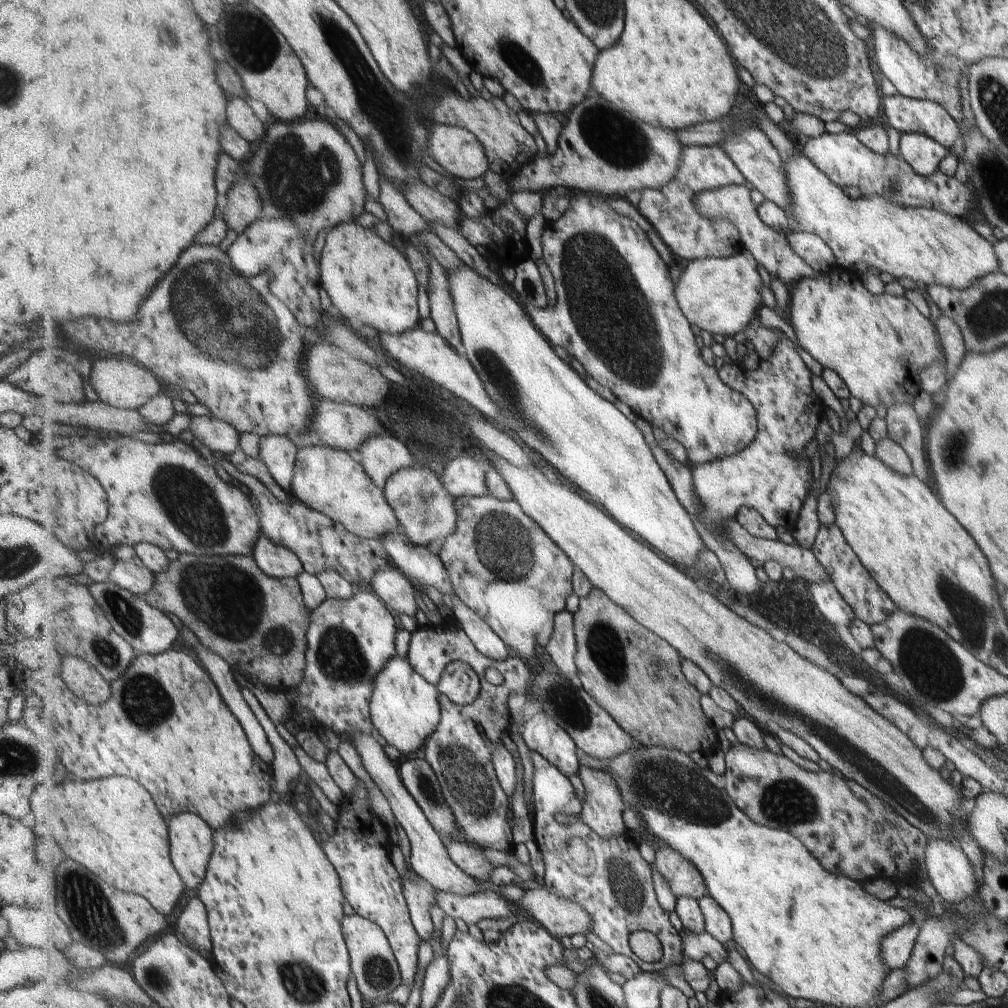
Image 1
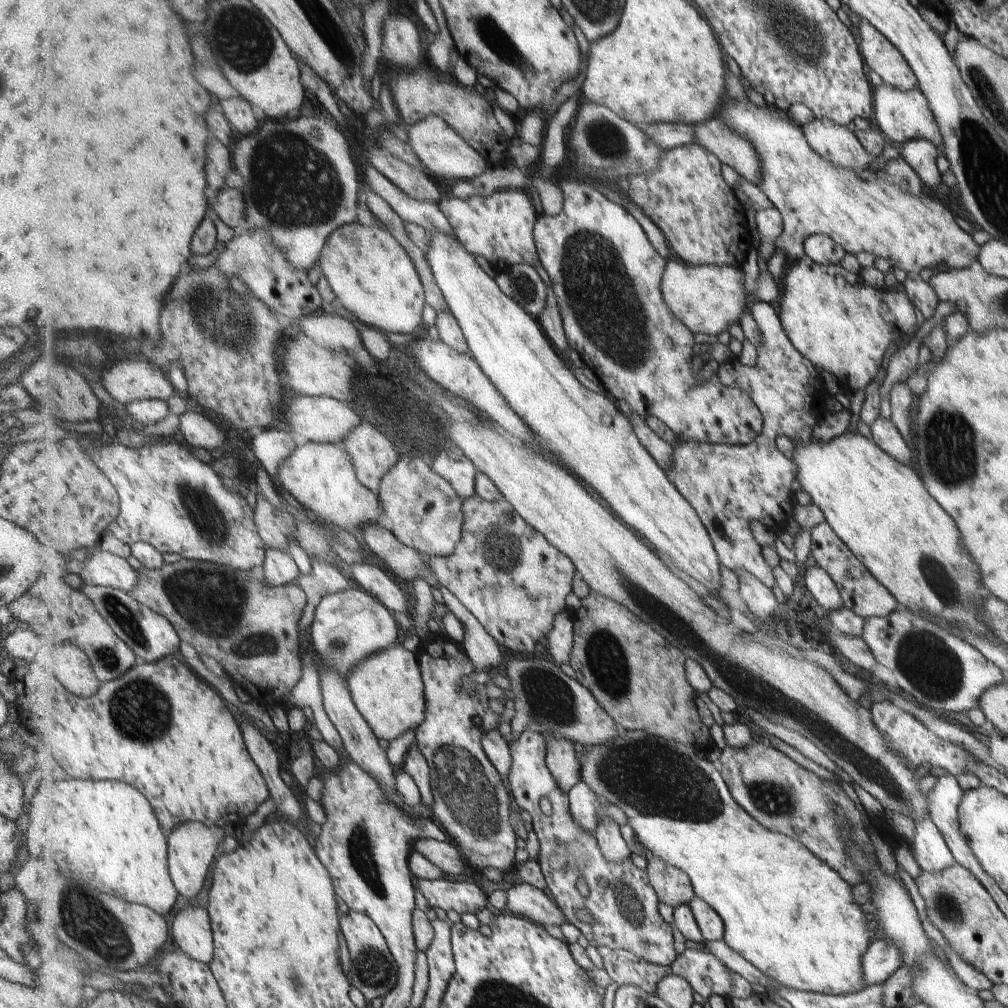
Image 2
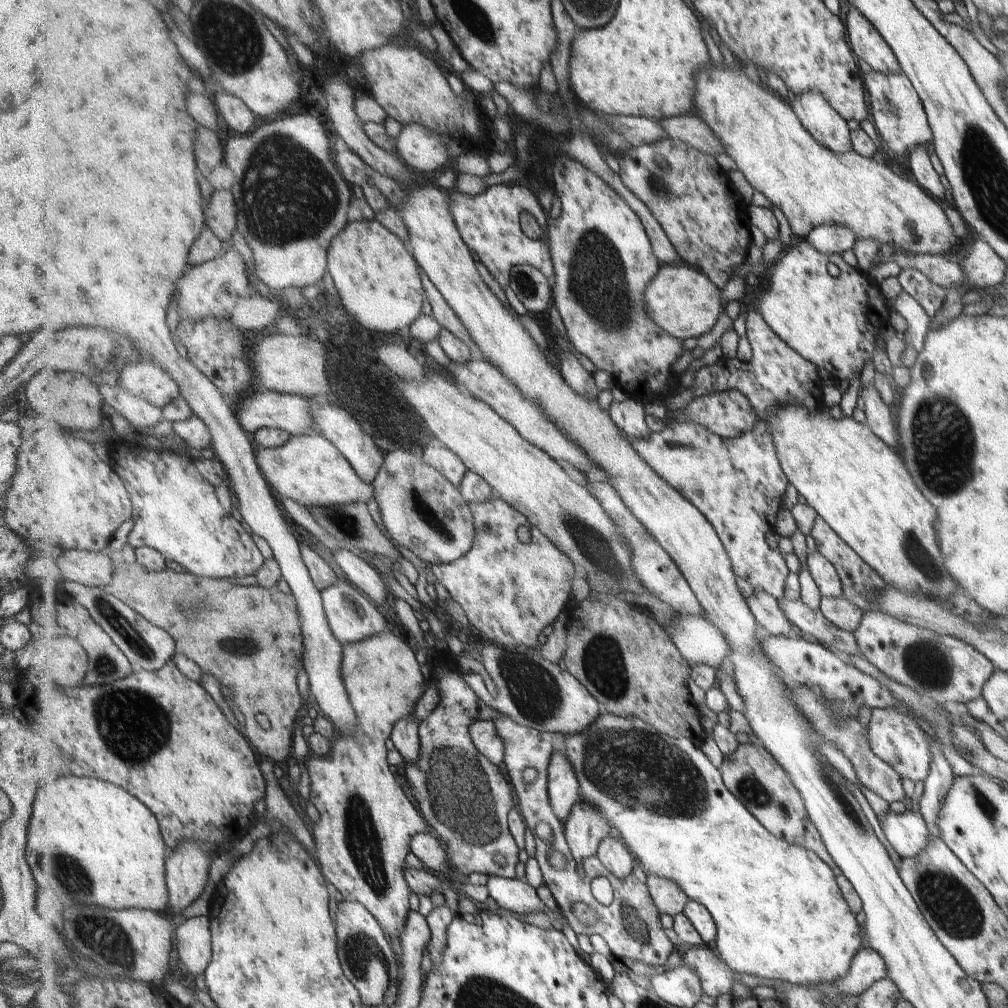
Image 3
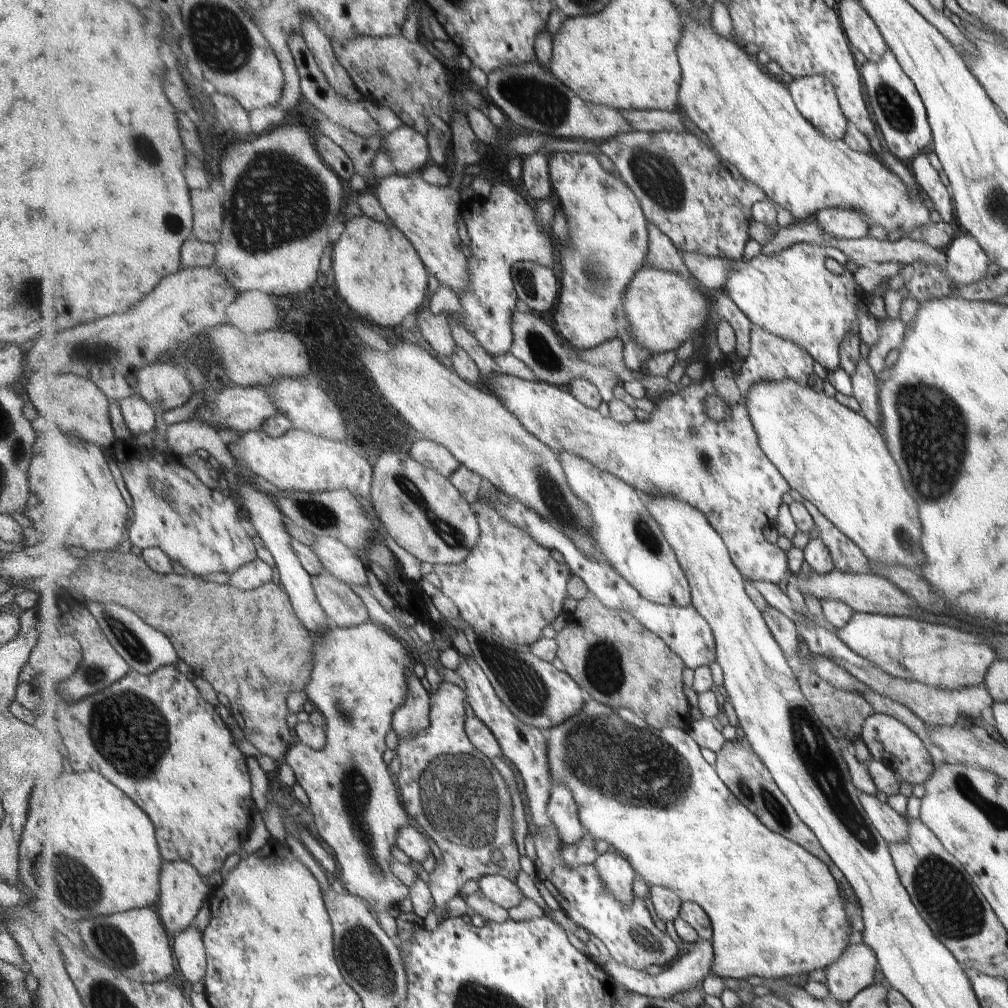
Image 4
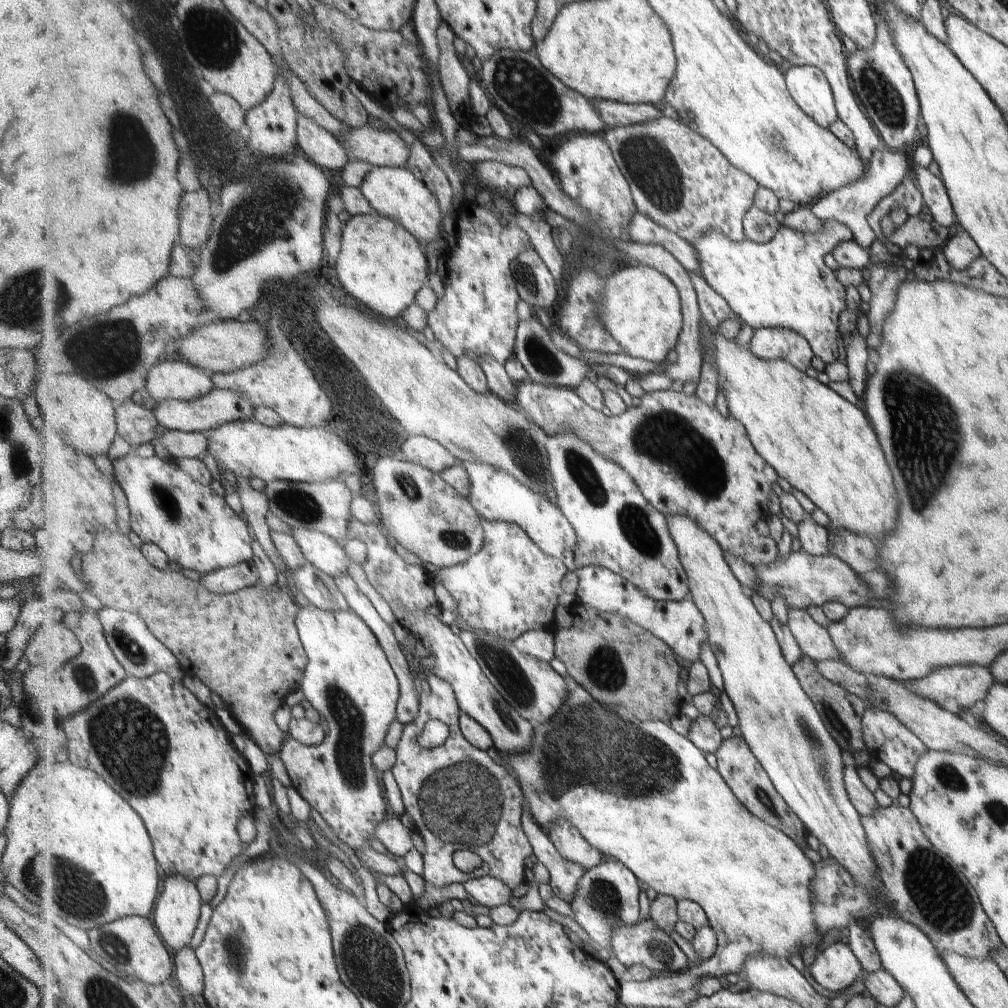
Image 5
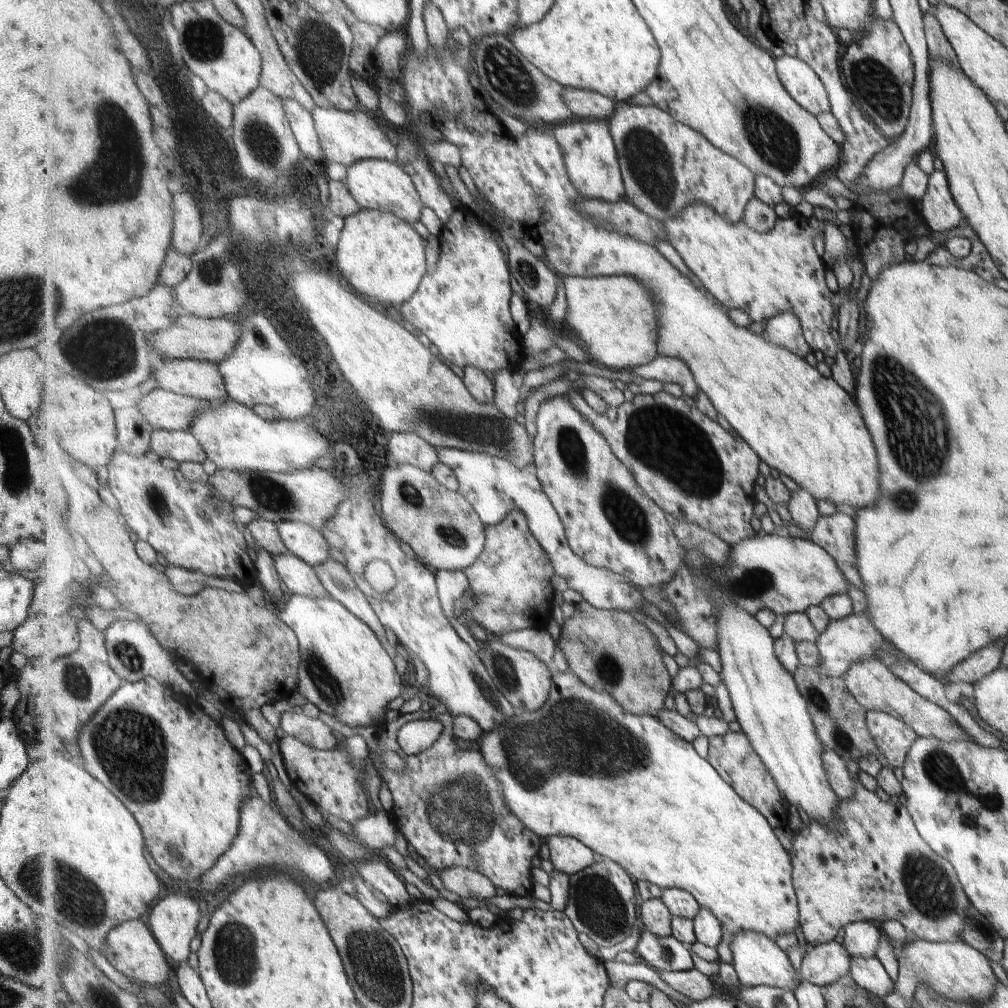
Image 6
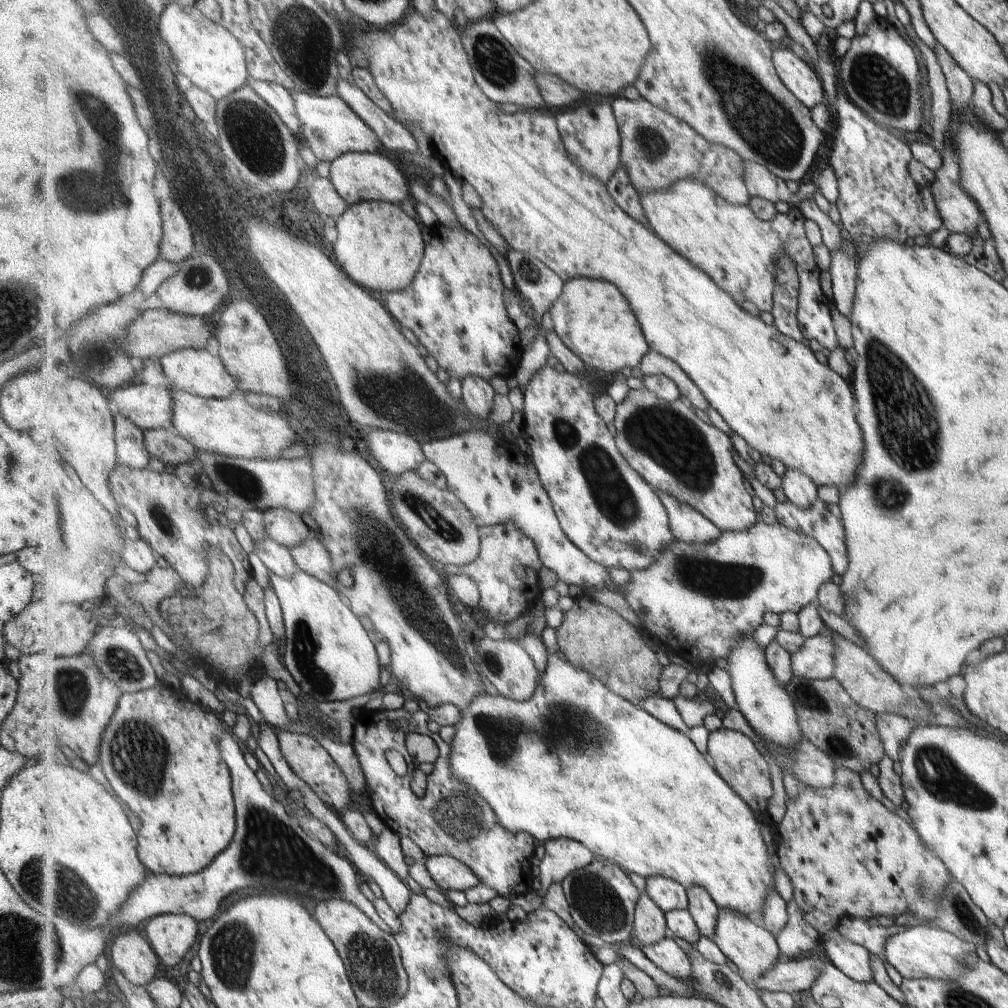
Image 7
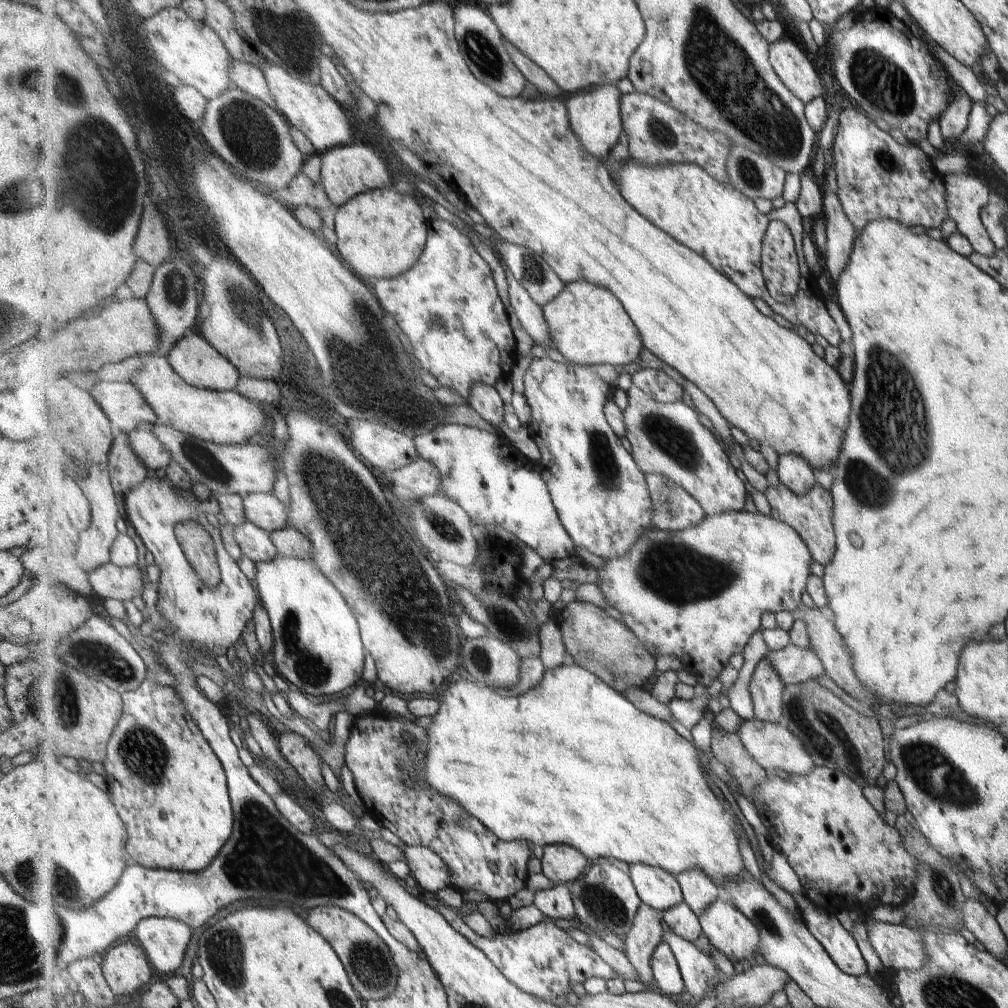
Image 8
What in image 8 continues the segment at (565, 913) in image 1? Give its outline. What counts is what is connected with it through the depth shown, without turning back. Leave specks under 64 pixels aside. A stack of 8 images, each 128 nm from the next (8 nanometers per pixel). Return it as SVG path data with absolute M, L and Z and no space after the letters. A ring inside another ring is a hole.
M403 846L400 850L406 859L410 875L425 891L435 894L451 886L447 864L431 848Z

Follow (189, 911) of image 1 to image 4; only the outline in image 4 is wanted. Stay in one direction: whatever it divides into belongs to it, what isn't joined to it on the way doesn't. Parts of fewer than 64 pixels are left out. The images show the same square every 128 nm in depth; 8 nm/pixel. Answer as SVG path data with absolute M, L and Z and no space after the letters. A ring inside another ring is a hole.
M195 926L175 936L174 953L184 978L195 983L206 977L208 966L203 932Z

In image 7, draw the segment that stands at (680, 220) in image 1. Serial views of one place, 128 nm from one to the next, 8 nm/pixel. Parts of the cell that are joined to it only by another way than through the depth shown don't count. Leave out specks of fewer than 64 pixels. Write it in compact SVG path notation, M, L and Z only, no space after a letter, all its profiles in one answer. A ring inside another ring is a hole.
M617 97L614 112L622 133L622 164L639 194L667 189L679 179L699 179L733 205L749 205L752 197L746 186L746 164L731 148L706 140L687 122L649 100Z

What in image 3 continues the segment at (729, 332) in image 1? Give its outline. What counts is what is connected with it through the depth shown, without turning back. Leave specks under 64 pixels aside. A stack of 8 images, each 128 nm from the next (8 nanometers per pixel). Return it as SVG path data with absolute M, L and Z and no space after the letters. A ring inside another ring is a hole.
M686 263L662 265L646 289L645 300L650 318L664 332L681 341L697 339L709 332L717 324L719 312L725 310L725 303L721 304L721 289L705 272Z

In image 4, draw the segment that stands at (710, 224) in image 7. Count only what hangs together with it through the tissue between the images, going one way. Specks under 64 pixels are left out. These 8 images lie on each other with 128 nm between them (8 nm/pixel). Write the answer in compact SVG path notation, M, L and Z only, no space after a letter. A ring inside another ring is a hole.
M807 242L793 244L775 255L763 255L760 252L744 263L743 260L733 259L734 271L722 290L741 308L752 324L801 345L817 363L830 372L841 367L841 360L839 360L841 340L849 332L860 334L860 323L857 322L857 290L855 290L853 274L851 272L845 274L841 282L842 276L827 270L825 266L827 258L837 258L837 260L843 258L843 262L849 262L849 258L837 248Z

